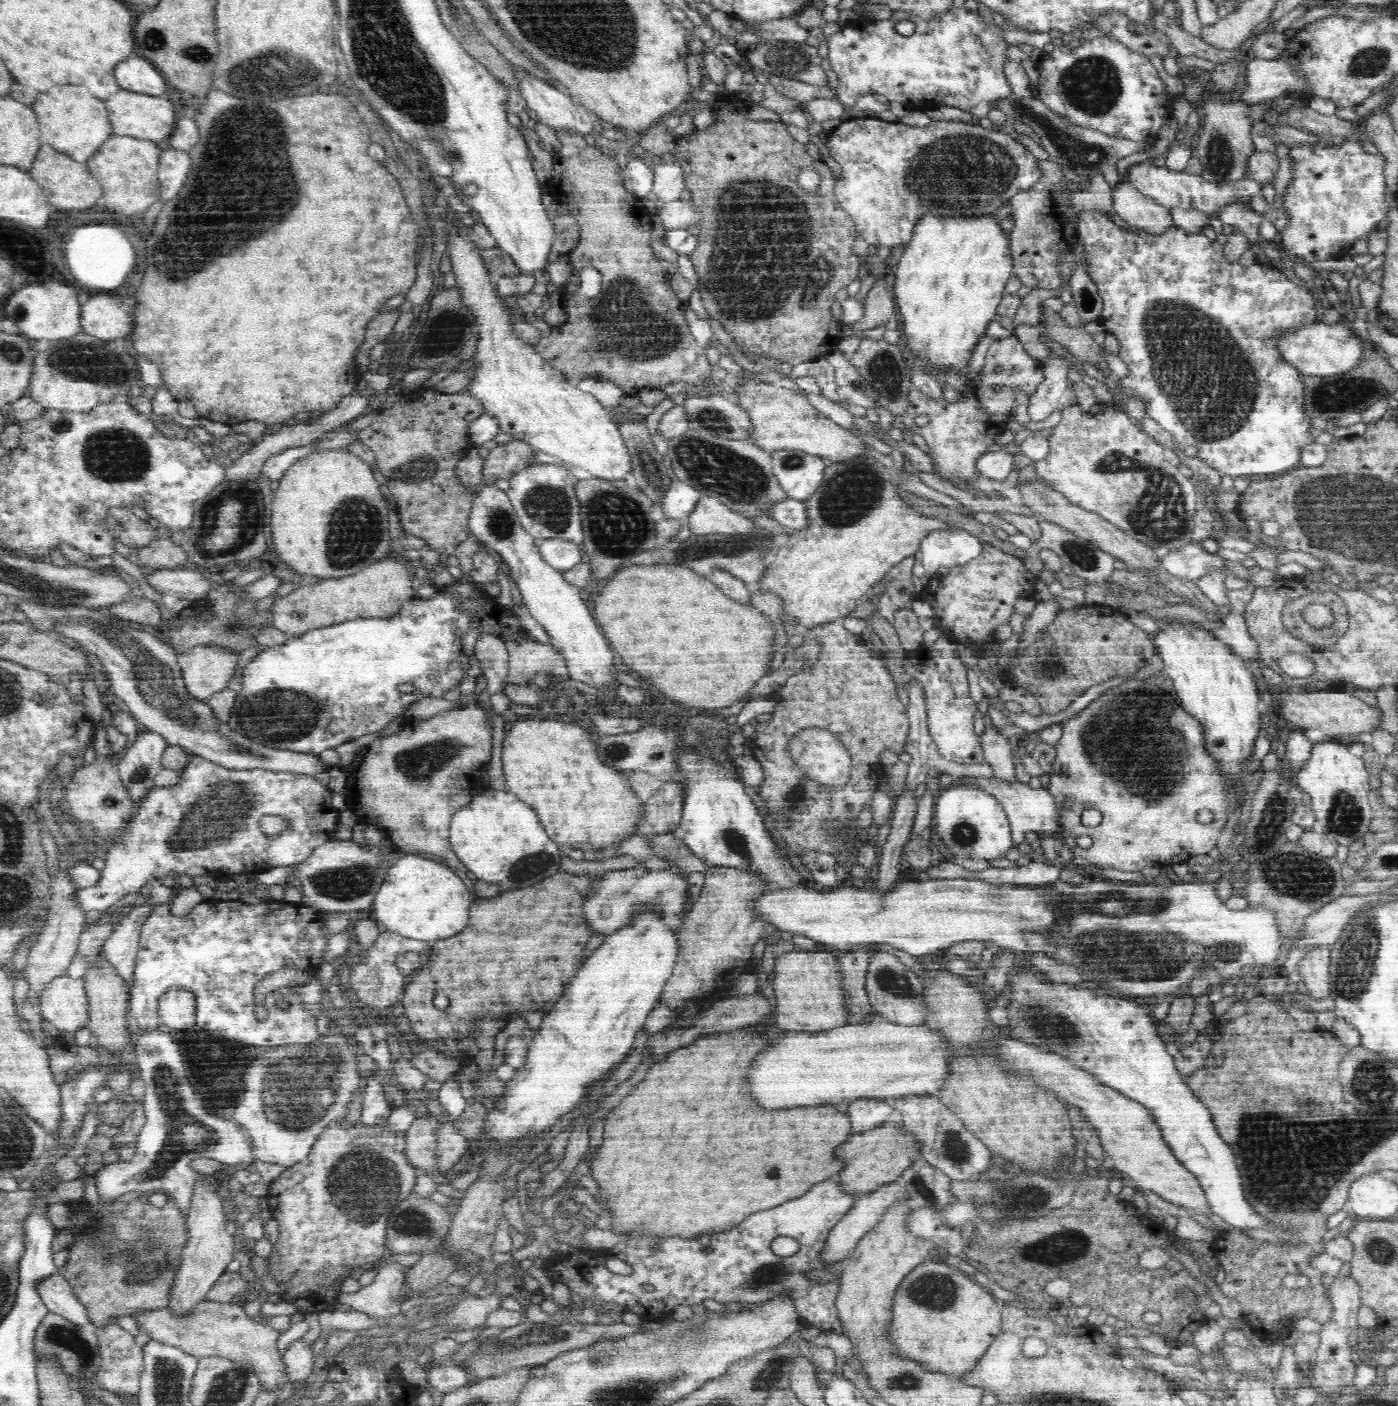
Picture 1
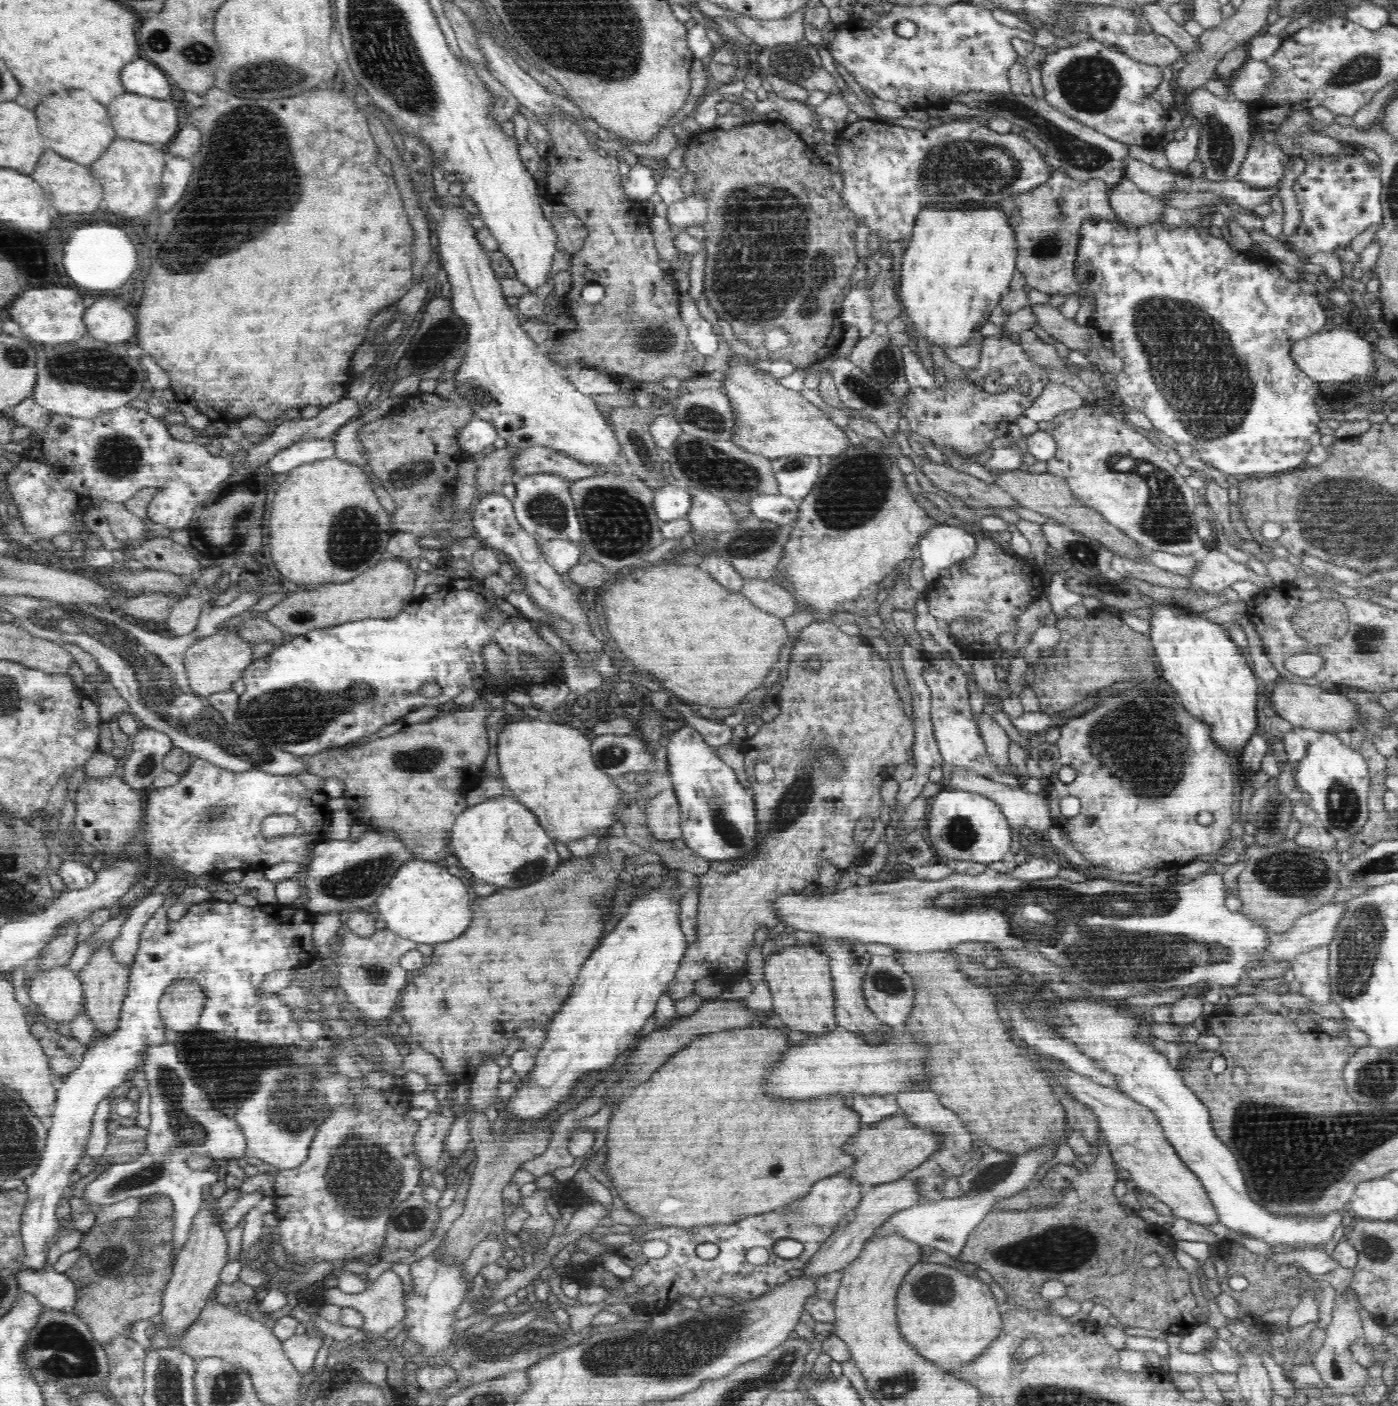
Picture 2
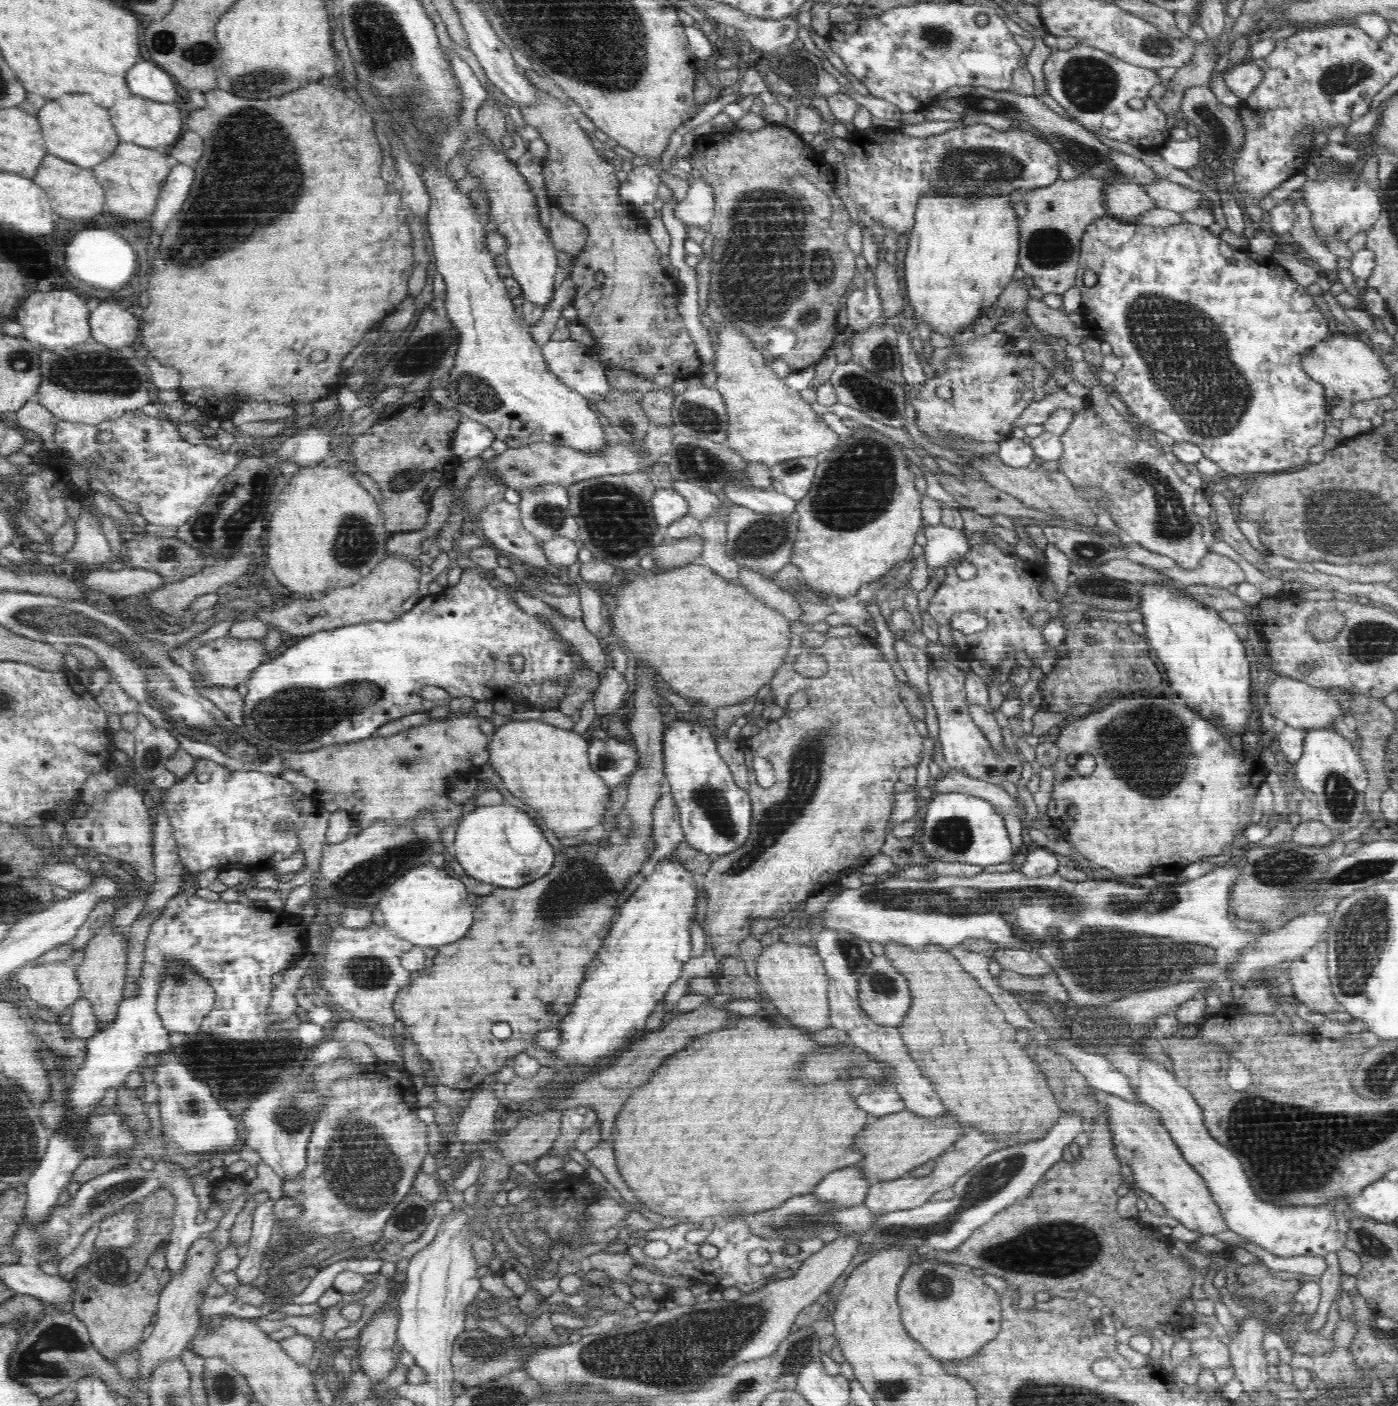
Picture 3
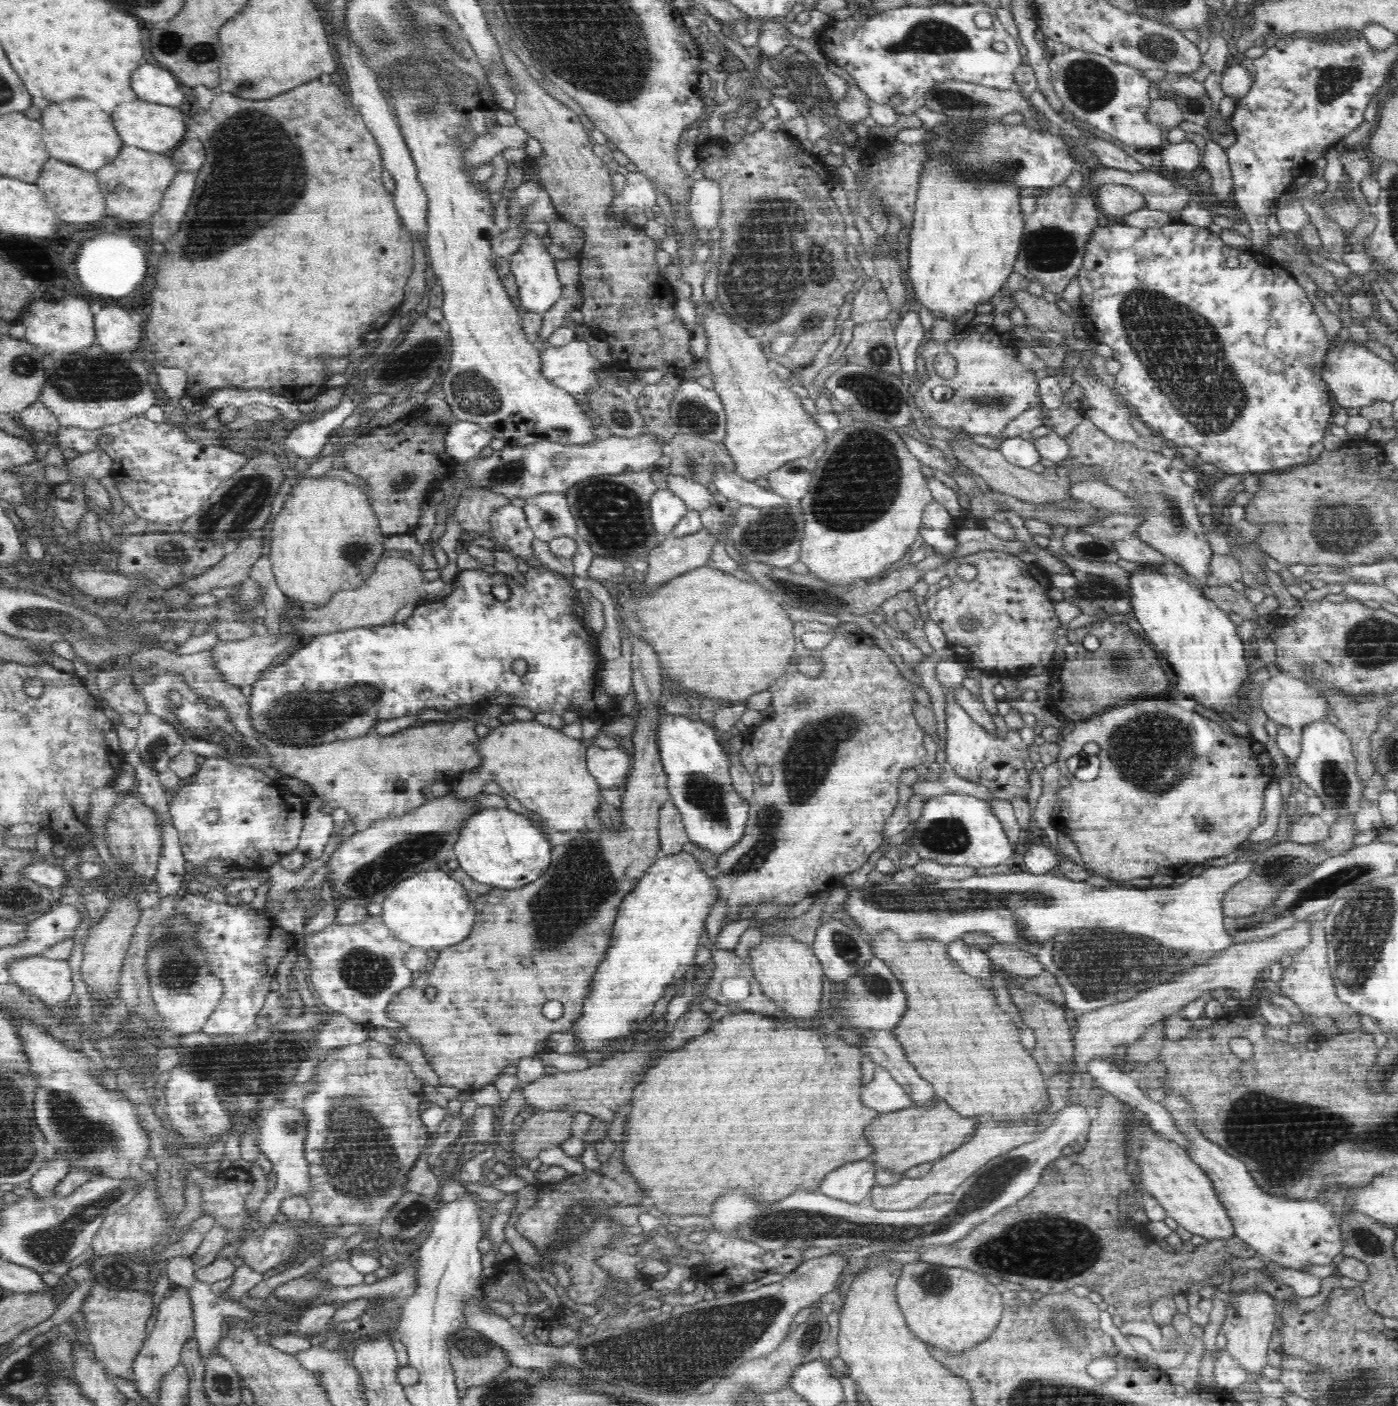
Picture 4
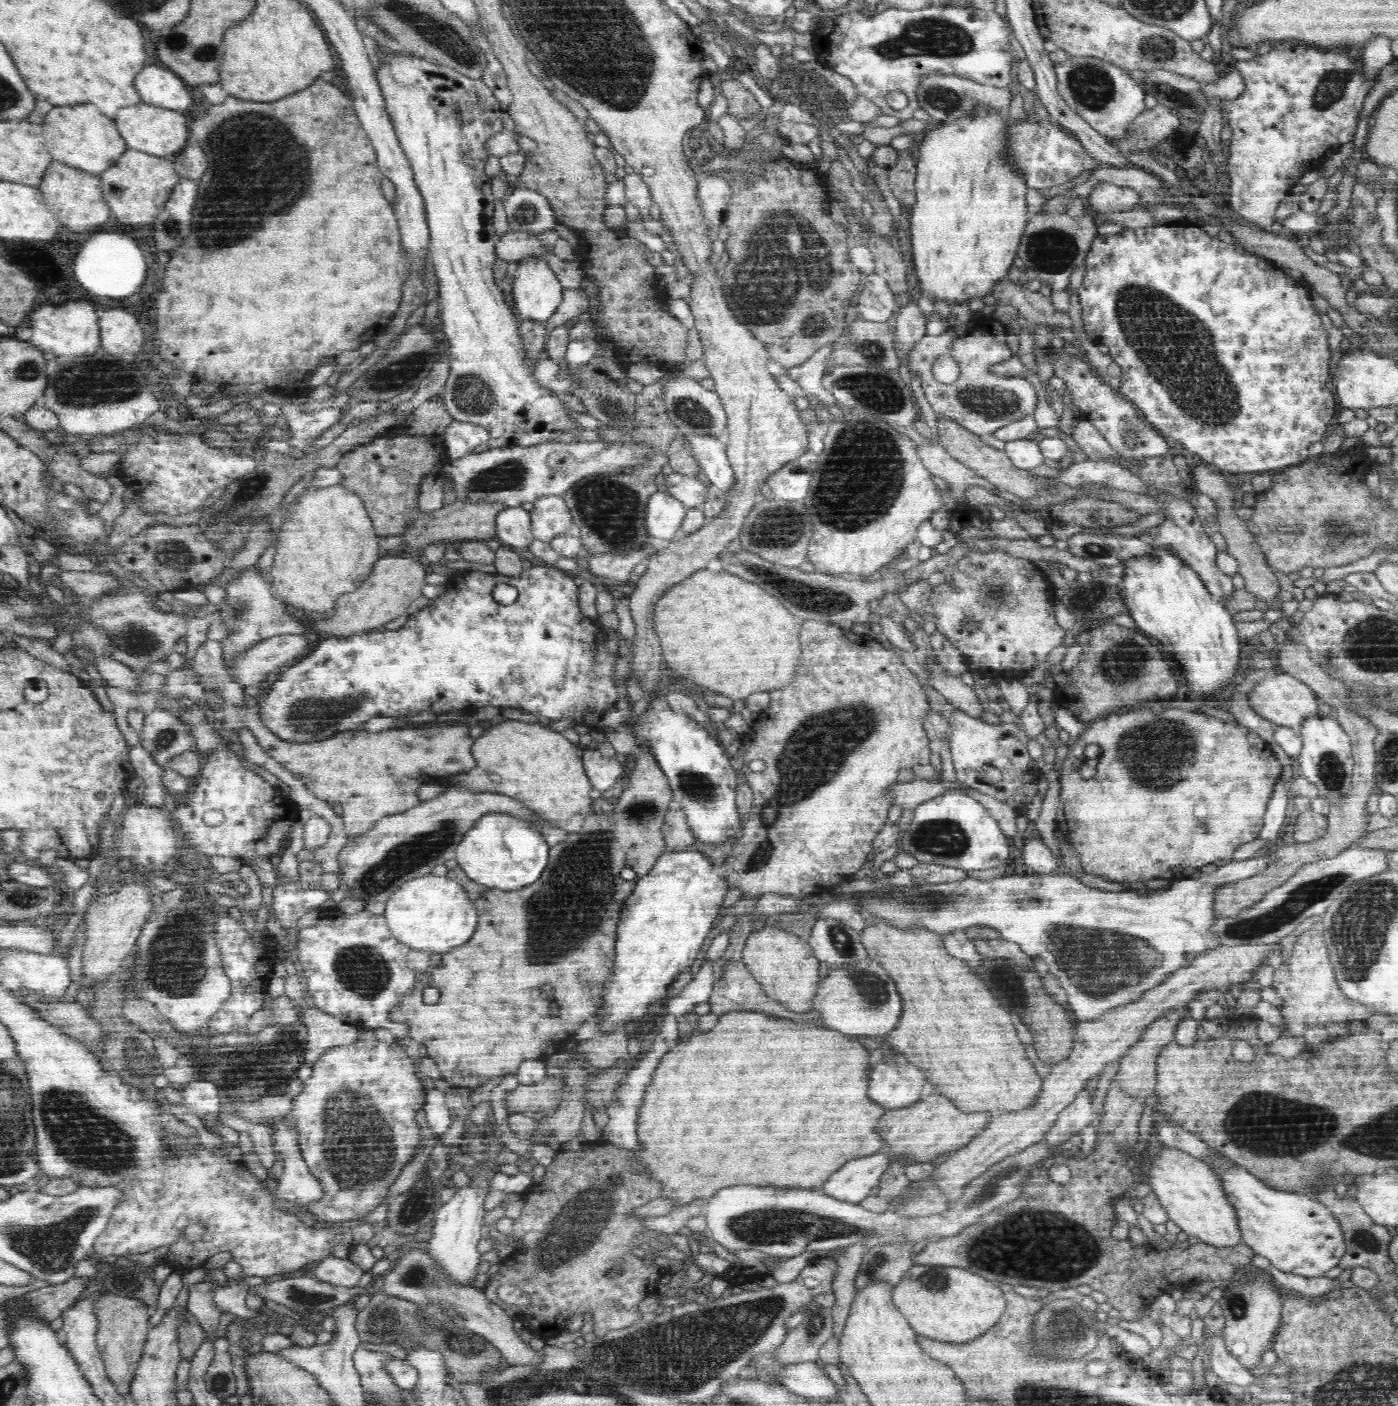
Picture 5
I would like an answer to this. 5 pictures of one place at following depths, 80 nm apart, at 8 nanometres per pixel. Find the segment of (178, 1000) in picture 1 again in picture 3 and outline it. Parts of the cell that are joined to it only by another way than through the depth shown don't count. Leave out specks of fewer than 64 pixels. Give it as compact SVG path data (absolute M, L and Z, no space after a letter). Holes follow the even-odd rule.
M175 963L167 969L167 978L160 988L157 1012L164 1028L169 1032L192 1035L201 1030L202 1021L212 1011L214 998L214 991L209 988L209 982L192 973L192 969Z

